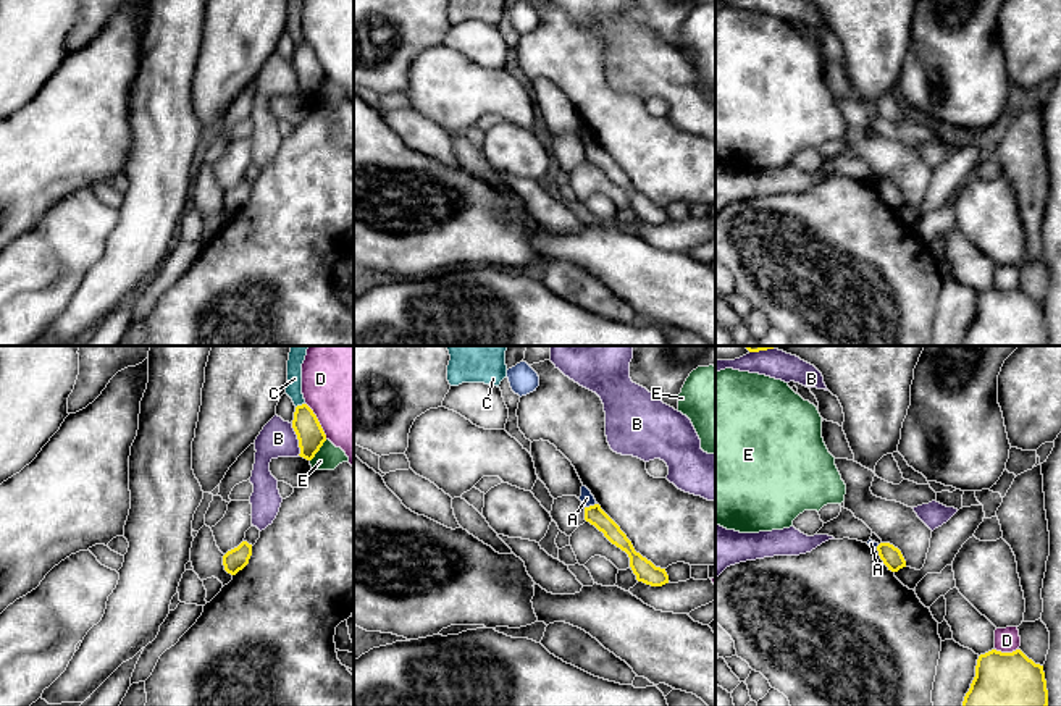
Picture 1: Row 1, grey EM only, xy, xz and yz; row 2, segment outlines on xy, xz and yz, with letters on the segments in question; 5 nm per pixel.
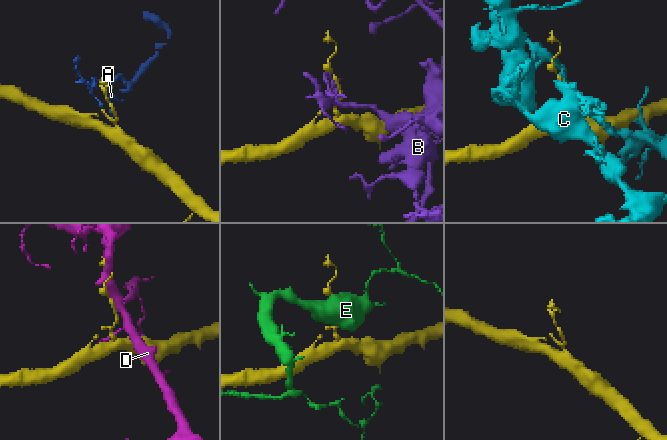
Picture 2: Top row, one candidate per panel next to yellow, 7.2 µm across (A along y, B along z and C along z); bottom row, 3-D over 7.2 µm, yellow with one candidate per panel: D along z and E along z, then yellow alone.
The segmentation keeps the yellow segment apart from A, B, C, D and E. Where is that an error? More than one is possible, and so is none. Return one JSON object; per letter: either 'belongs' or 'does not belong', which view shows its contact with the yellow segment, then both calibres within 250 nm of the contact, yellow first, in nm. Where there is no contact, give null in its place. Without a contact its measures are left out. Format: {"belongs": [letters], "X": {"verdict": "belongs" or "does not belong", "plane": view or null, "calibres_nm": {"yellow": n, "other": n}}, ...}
{"belongs": [], "A": {"verdict": "does not belong", "plane": "xz", "calibres_nm": {"yellow": 90, "other": 70}}, "B": {"verdict": "does not belong", "plane": "xy", "calibres_nm": {"yellow": 140, "other": 180}}, "C": {"verdict": "does not belong", "plane": "xy", "calibres_nm": {"yellow": 140, "other": 80}}, "D": {"verdict": "does not belong", "plane": "xy", "calibres_nm": {"yellow": 140, "other": 480}}, "E": {"verdict": "does not belong", "plane": "xy", "calibres_nm": {"yellow": 140, "other": 120}}}

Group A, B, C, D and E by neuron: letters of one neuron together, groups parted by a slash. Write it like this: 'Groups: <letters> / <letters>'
Groups: A / B / C / D / E

